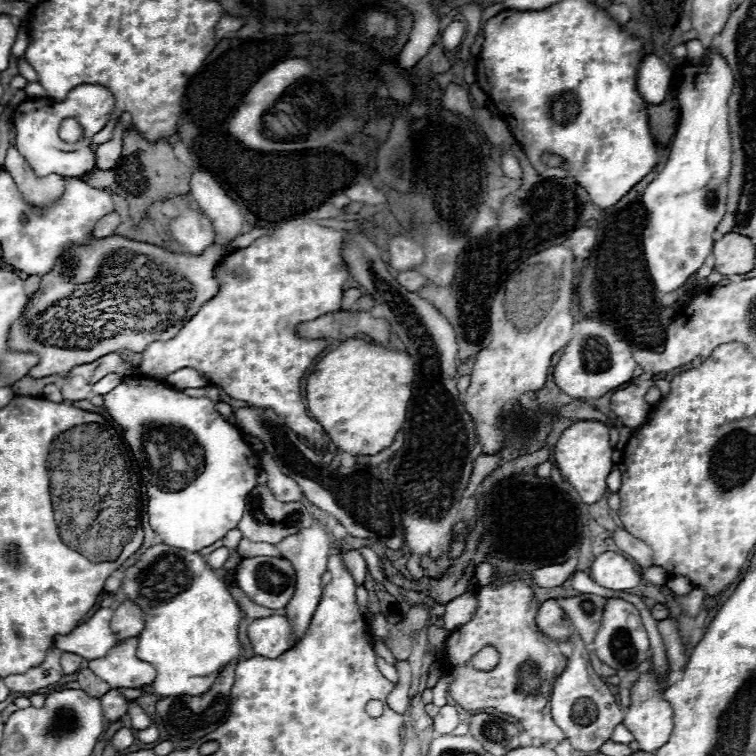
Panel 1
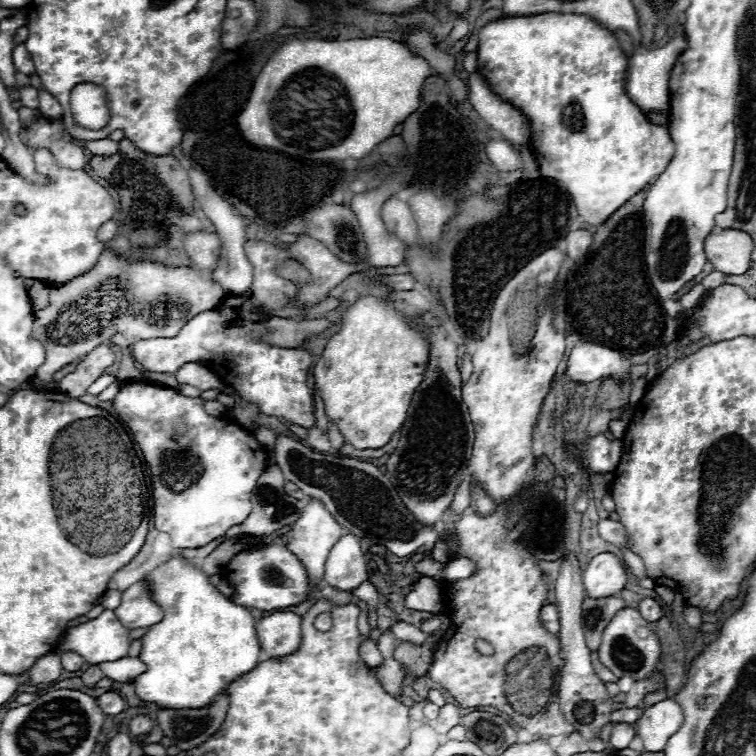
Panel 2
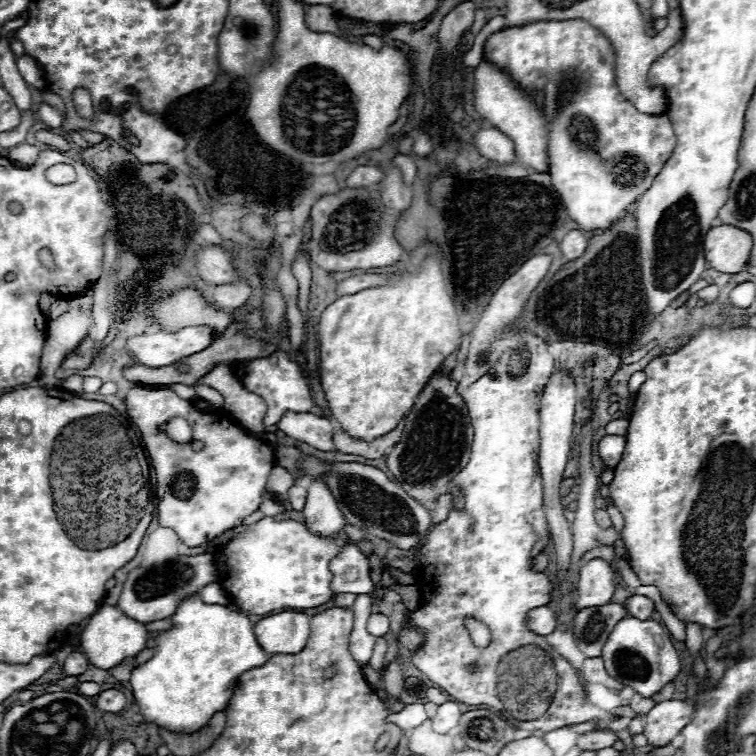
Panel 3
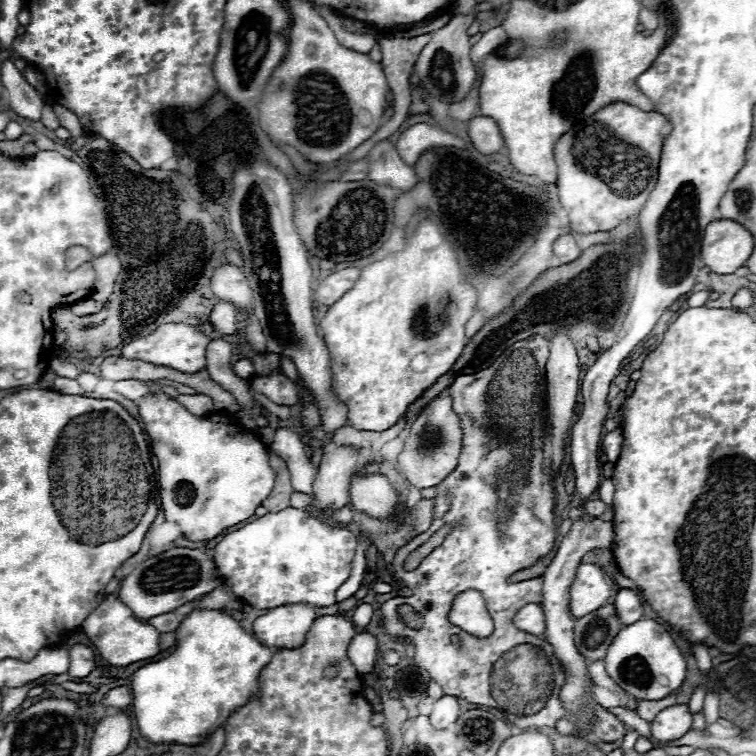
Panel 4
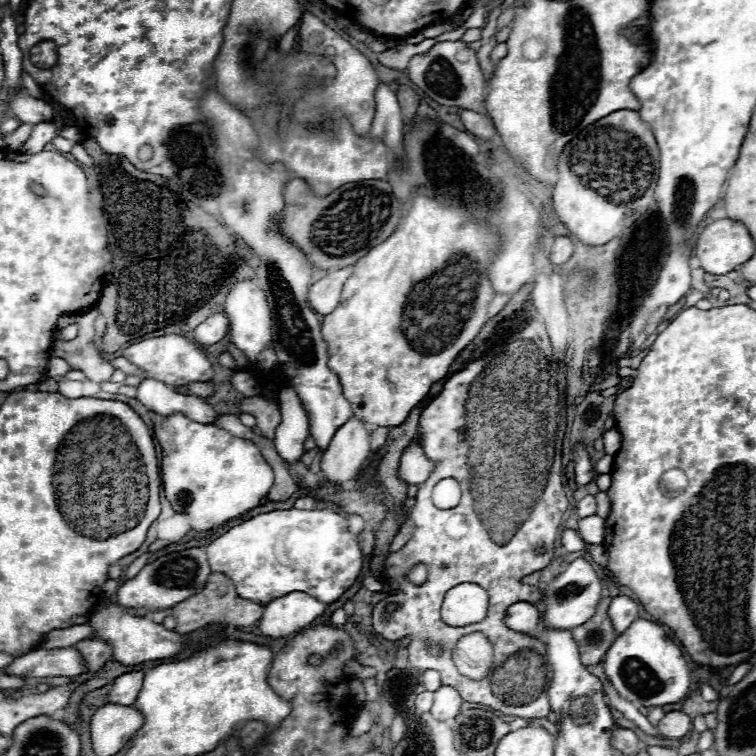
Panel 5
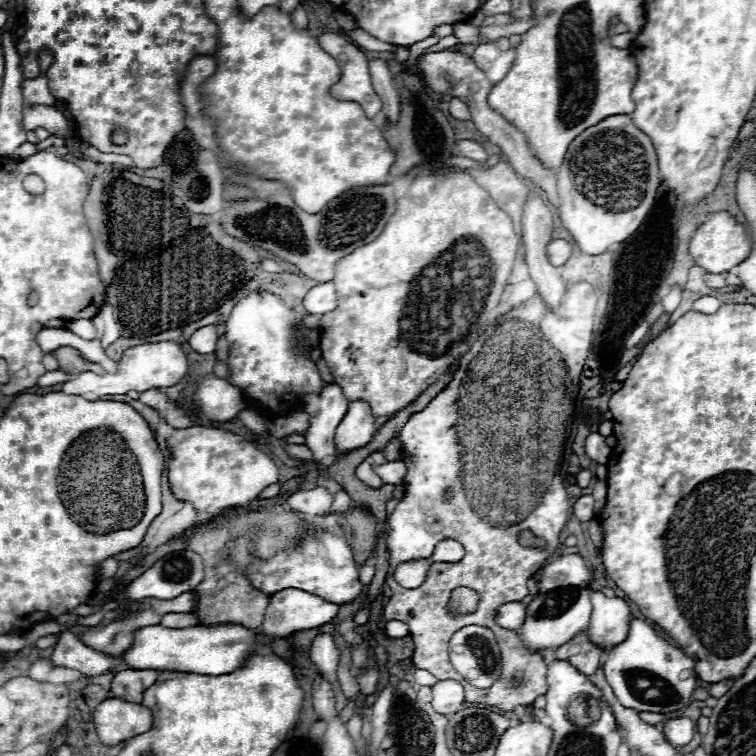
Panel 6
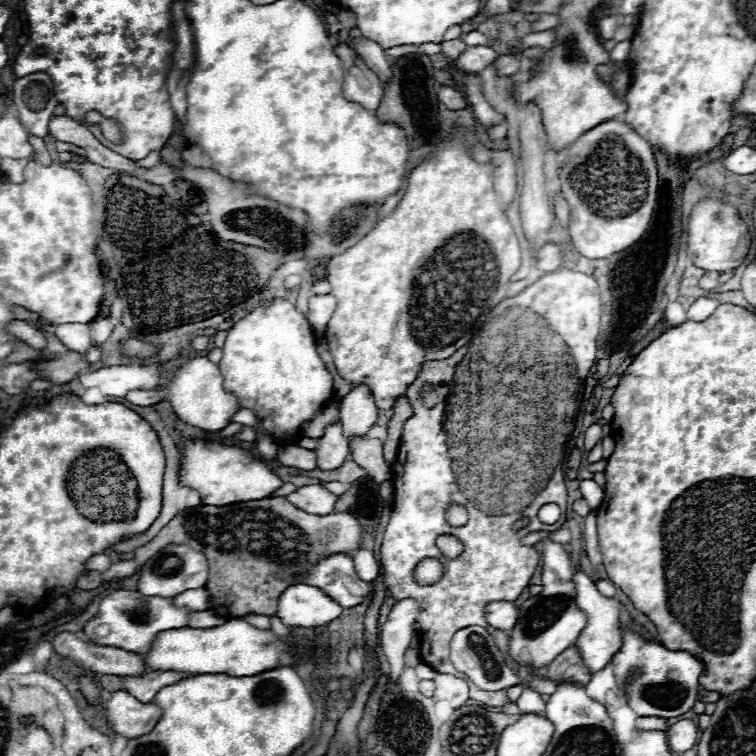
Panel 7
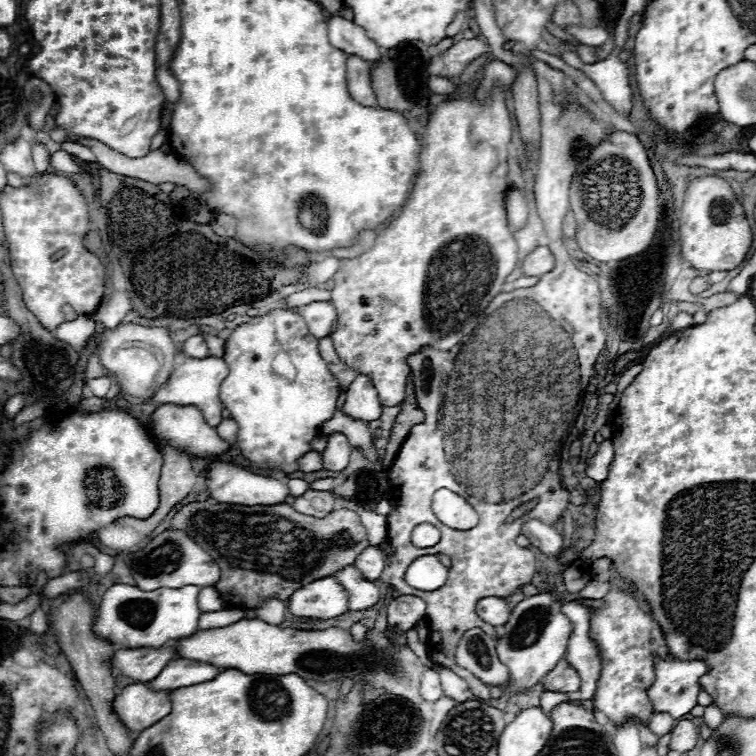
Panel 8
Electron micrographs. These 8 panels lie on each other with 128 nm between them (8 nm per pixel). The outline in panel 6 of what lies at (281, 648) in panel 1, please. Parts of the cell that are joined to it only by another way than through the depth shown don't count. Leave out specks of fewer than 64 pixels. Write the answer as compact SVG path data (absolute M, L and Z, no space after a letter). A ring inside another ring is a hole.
M286 588L270 598L262 632L268 636L288 636L298 630L316 628L338 614L338 604L326 602L304 590Z

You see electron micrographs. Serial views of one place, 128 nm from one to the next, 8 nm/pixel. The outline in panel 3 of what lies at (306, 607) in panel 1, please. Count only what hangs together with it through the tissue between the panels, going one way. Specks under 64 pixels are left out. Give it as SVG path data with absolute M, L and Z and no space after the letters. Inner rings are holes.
M322 480L312 482L312 486L308 488L308 500L302 508L302 518L308 532L318 538L334 540L346 526L334 496Z

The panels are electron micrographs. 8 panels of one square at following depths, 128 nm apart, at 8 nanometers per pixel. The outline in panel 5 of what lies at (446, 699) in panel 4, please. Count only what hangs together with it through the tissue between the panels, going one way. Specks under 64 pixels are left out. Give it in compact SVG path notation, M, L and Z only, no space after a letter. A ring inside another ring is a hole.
M440 686L434 692L434 706L432 706L430 712L436 720L448 722L448 720L454 720L460 714L460 704L462 704L462 698L454 688Z

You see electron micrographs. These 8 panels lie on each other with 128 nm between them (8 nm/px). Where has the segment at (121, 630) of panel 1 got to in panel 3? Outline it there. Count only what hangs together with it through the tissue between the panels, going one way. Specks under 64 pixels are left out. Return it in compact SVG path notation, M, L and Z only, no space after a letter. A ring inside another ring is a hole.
M198 554L186 556L180 562L170 562L166 566L152 566L152 568L134 568L128 574L128 580L122 588L118 608L132 620L148 624L154 620L166 620L176 612L176 606L182 598L200 592L206 584L218 580L218 570L214 564L212 554Z

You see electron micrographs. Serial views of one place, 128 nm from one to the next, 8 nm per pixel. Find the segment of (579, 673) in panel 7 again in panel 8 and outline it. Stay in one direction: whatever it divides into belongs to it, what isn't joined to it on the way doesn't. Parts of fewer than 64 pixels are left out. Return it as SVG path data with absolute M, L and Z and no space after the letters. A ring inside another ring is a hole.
M562 658L562 662L558 662L558 666L550 670L550 674L546 674L542 684L546 690L552 690L552 692L576 692L580 688L580 676Z

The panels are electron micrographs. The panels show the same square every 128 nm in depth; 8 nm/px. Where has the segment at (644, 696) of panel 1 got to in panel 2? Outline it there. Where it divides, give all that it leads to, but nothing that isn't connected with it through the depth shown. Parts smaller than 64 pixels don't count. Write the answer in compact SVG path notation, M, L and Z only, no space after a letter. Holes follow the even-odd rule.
M662 700L662 702L650 706L642 714L642 718L636 722L636 734L642 738L644 750L646 752L662 752L664 746L666 746L666 742L668 742L668 738L682 726L682 720L684 720L682 708L674 700Z

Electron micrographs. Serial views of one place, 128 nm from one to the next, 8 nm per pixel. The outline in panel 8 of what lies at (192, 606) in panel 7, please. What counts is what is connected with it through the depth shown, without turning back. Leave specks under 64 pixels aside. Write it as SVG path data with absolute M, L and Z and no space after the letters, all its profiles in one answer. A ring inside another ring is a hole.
M206 586L198 592L198 606L202 612L214 612L214 610L222 610L224 602L212 586Z

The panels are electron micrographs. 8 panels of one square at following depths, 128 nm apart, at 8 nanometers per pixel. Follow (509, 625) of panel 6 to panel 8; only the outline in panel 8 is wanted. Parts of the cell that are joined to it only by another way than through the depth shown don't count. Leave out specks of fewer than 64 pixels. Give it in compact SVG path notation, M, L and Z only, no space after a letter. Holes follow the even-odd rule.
M494 596L482 598L476 606L476 612L484 622L492 626L504 626L510 620L510 610L504 598L494 598Z

